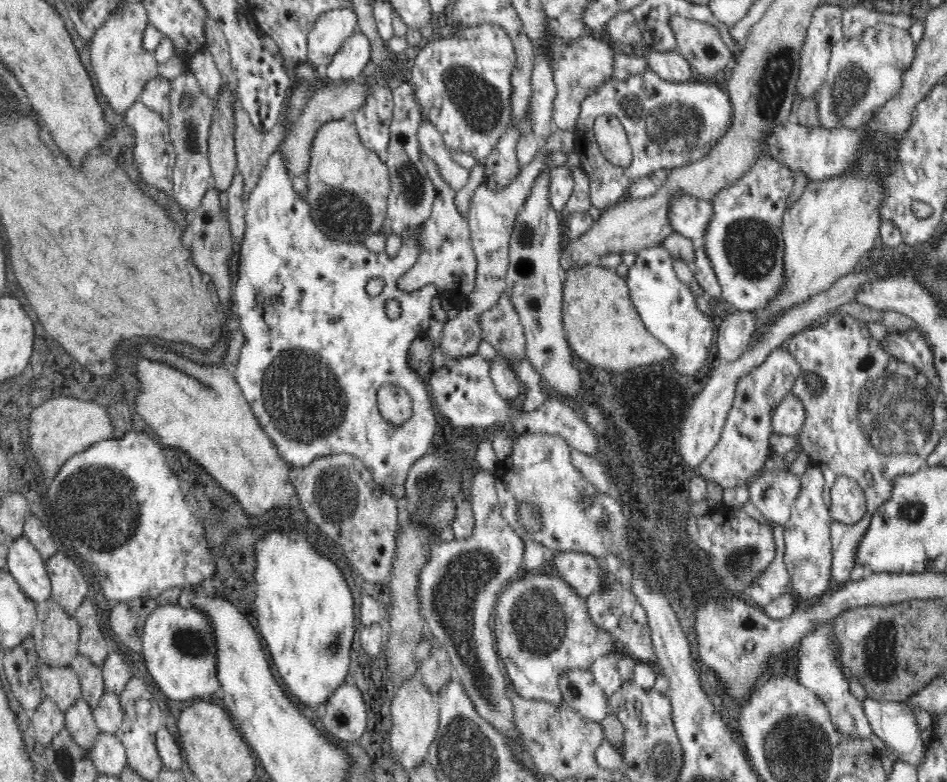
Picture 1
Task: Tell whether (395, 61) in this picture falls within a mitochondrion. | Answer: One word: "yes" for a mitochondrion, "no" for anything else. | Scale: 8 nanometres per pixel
no

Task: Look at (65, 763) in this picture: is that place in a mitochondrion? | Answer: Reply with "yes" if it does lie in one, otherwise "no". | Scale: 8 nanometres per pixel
yes

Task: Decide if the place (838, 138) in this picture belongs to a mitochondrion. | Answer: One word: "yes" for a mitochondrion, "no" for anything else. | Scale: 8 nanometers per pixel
yes

